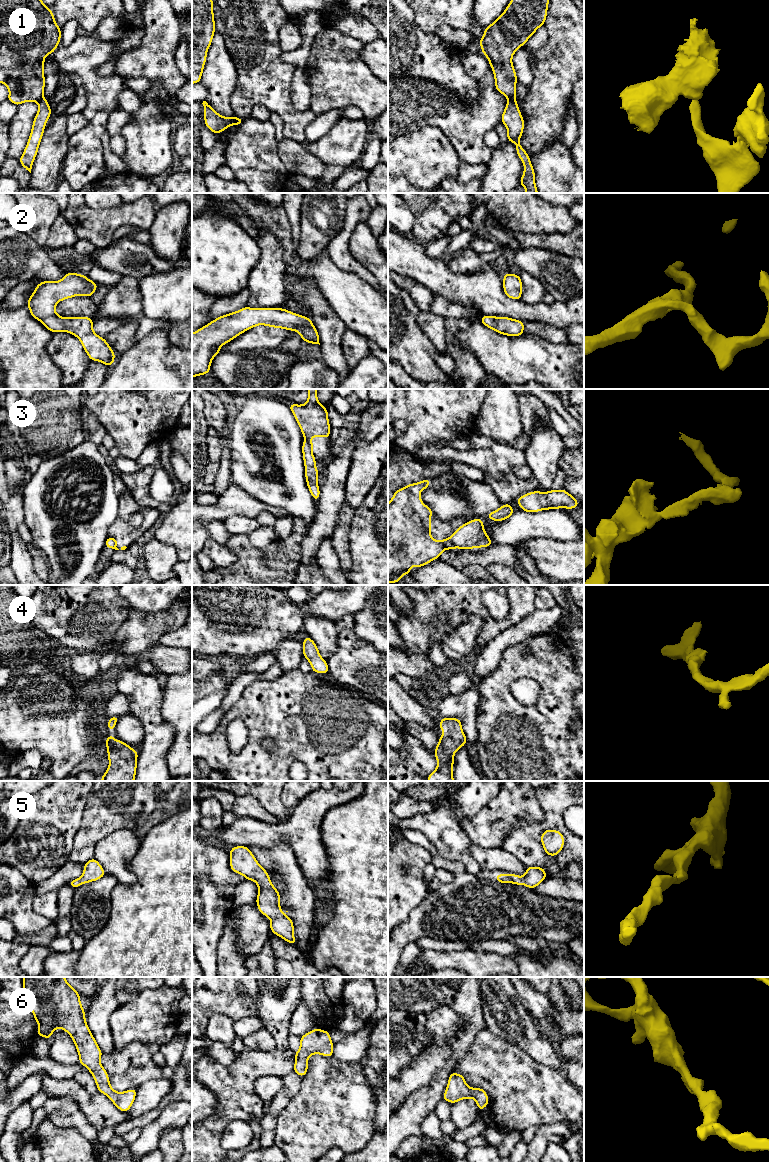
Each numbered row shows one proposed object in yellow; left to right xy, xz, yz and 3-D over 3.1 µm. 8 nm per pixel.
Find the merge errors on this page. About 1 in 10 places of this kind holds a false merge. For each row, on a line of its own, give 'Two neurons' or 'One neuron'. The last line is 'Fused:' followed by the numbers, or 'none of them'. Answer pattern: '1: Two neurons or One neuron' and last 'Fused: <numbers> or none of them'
1: Two neurons
2: One neuron
3: Two neurons
4: One neuron
5: One neuron
6: One neuron
Fused: 1, 3

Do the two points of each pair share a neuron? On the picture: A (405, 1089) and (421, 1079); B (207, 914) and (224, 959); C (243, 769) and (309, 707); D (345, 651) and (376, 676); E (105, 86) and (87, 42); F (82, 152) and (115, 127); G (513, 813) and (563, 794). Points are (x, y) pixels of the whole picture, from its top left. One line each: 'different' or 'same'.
A: same
B: different
C: same
D: same
E: same
F: different
G: different

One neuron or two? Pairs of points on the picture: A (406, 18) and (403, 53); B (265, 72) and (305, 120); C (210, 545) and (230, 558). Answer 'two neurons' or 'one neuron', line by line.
A: one neuron
B: one neuron
C: one neuron

